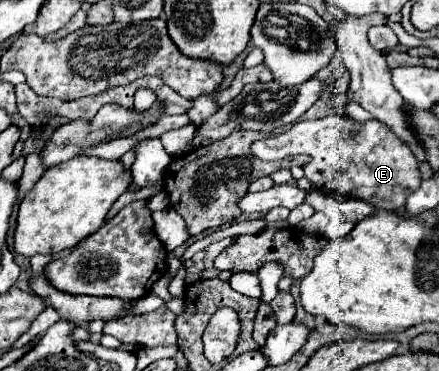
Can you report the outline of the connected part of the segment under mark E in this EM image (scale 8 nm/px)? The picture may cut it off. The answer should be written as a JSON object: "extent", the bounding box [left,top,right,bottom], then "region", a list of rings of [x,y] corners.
{"extent":[252,115,422,211],"region":[[[336,115],[316,121],[298,121],[282,135],[256,141],[252,151],[262,161],[278,161],[298,155],[294,151],[306,151],[312,159],[304,165],[304,173],[320,191],[334,193],[344,189],[346,199],[364,199],[386,211],[402,209],[408,195],[422,183],[418,161],[410,155],[410,149],[404,143],[398,143],[398,139],[390,135],[390,129],[376,119],[362,123],[362,131],[354,137],[350,137],[348,131],[342,131],[342,119]]]}

